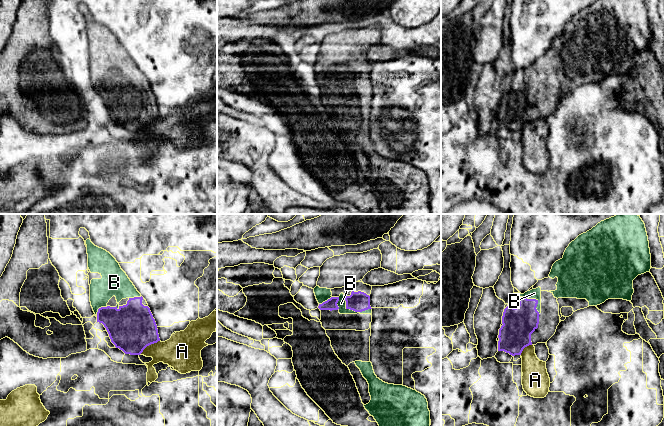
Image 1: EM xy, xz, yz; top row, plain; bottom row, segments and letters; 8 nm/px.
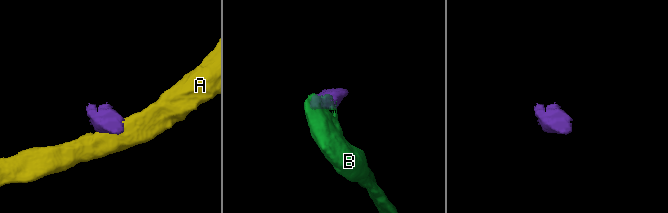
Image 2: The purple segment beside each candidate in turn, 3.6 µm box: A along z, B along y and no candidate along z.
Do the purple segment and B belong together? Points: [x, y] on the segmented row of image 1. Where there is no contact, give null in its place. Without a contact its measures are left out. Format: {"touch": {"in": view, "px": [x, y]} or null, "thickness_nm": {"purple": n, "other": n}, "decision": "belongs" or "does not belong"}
{"touch": {"in": "xz", "px": [353, 310]}, "thickness_nm": {"purple": 160, "other": 70}, "decision": "belongs"}

